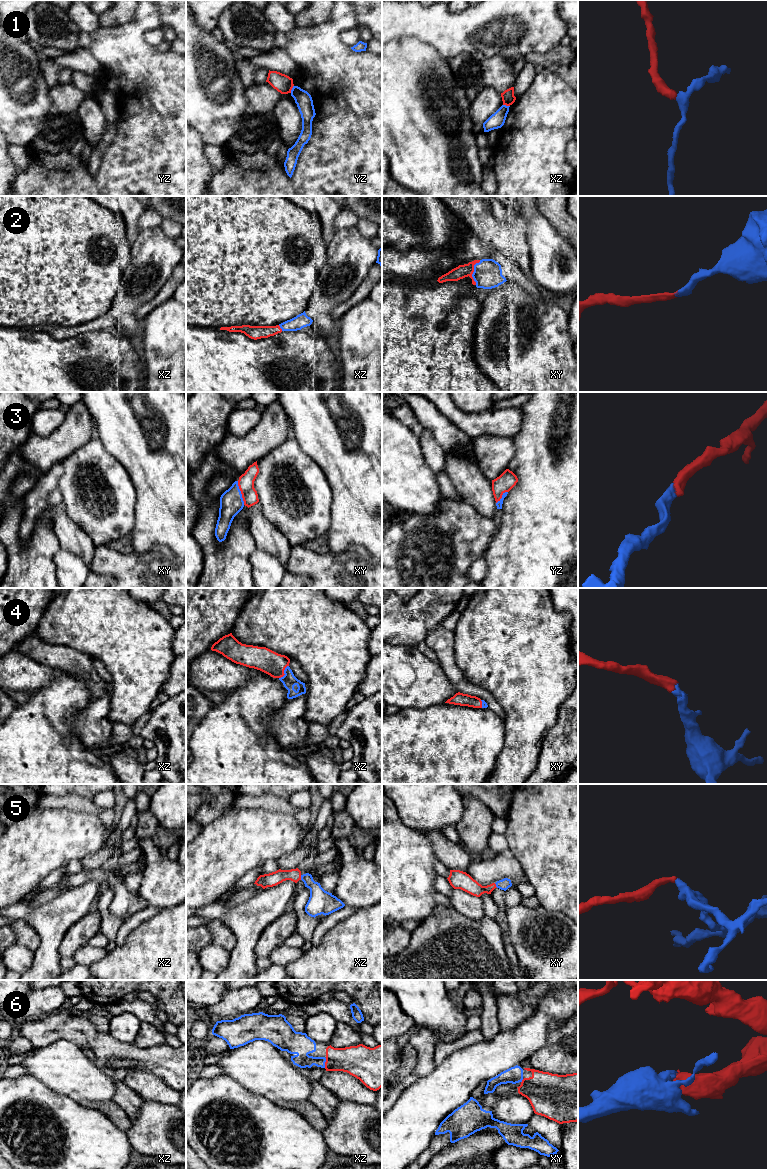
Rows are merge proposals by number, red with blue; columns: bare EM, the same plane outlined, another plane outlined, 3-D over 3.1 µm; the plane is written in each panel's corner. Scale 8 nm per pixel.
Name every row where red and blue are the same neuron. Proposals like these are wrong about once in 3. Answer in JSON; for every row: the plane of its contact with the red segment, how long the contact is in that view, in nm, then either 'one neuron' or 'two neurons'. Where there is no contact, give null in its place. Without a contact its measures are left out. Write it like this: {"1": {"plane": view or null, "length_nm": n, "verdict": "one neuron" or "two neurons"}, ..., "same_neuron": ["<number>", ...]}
{"1": {"plane": "yz", "length_nm": 70, "verdict": "two neurons"}, "2": {"plane": "xy", "length_nm": 200, "verdict": "one neuron"}, "3": {"plane": "xy", "length_nm": 200, "verdict": "one neuron"}, "4": {"plane": "xz", "length_nm": 130, "verdict": "one neuron"}, "5": {"plane": "xz", "length_nm": 40, "verdict": "one neuron"}, "6": {"plane": "xz", "length_nm": 80, "verdict": "one neuron"}, "same_neuron": ["2", "3", "4", "5", "6"]}

